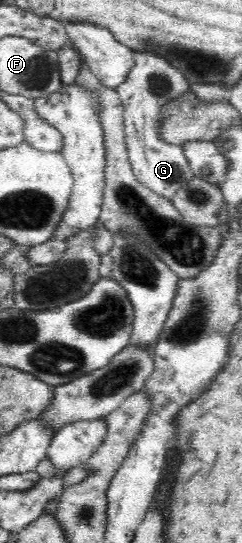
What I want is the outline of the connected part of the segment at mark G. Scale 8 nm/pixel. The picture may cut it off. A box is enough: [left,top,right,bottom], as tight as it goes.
[117,52,196,200]

